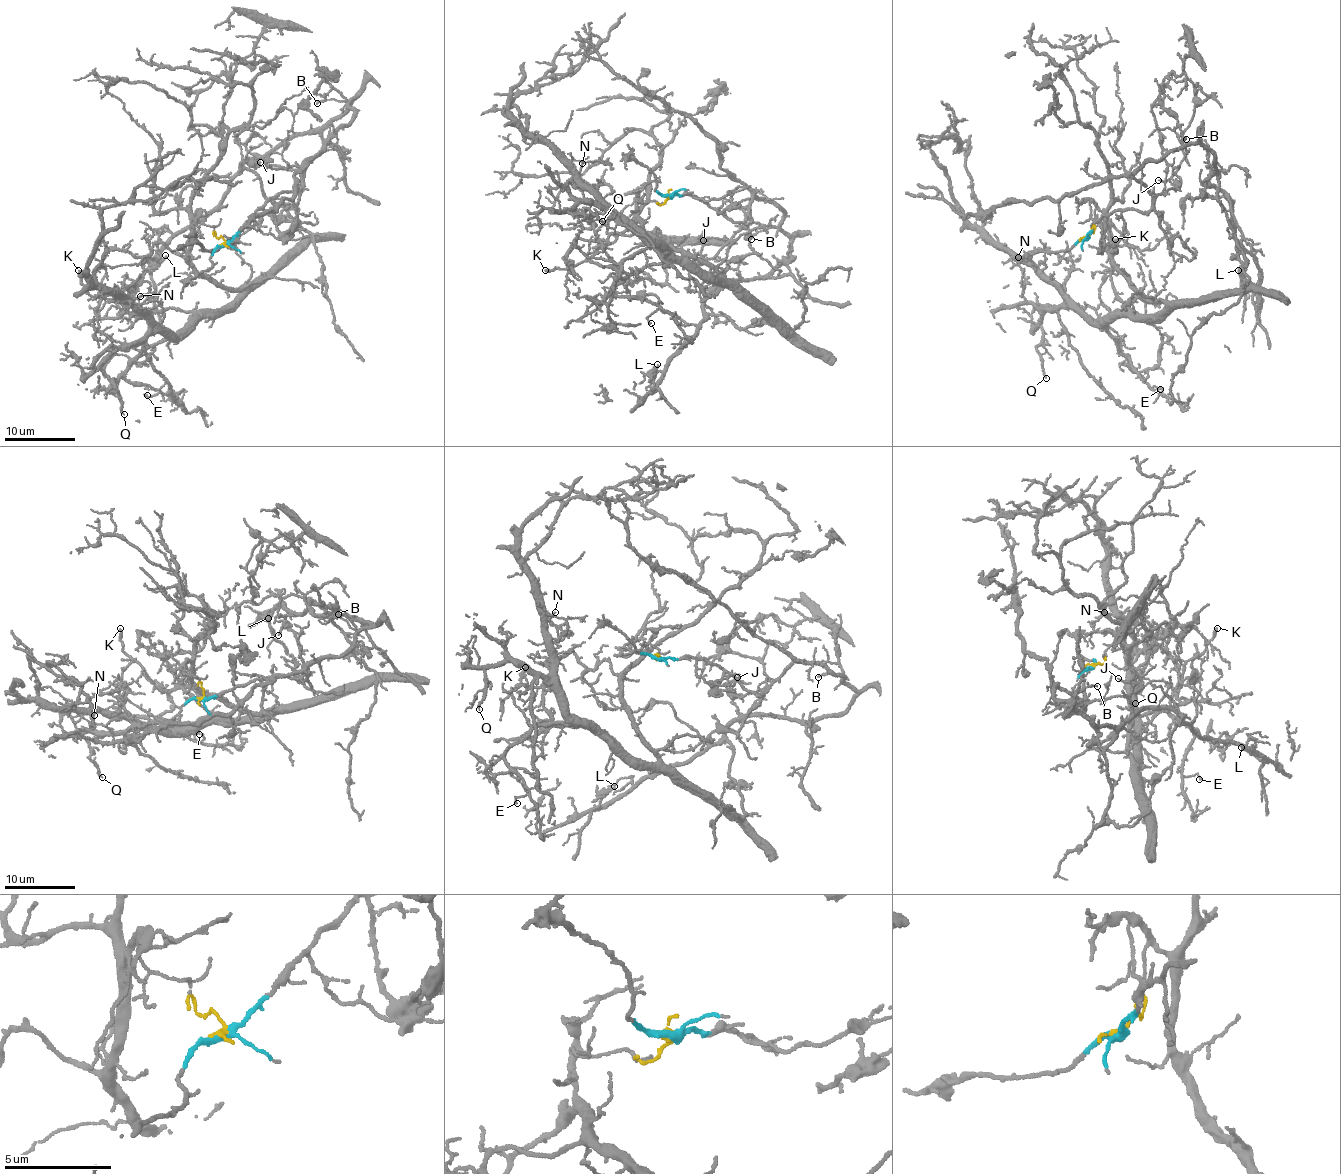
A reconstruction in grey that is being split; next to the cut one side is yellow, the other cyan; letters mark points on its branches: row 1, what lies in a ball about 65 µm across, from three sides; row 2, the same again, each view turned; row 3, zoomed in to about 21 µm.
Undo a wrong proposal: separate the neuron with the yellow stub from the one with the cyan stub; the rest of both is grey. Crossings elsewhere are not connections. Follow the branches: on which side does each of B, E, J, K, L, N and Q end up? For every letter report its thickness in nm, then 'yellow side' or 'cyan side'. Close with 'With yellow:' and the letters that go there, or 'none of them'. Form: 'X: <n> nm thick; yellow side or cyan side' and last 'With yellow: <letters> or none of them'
B: 100 nm thick; cyan side
E: 120 nm thick; yellow side
J: 110 nm thick; cyan side
K: 280 nm thick; yellow side
L: 160 nm thick; cyan side
N: 100 nm thick; yellow side
Q: 160 nm thick; yellow side
With yellow: E, K, N, Q

